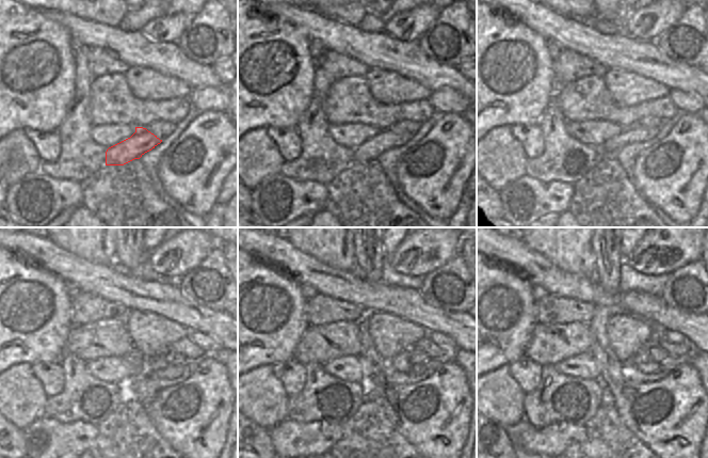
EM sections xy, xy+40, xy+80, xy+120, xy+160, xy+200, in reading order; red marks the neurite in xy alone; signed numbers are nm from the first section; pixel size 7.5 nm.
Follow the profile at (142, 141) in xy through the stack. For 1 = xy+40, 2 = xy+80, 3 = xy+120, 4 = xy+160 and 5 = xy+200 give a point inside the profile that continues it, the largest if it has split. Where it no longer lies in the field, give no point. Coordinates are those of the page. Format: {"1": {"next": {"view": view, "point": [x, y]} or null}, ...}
{"1": {"next": {"view": "xy+40", "point": [370, 149]}}, "2": {"next": {"view": "xy+80", "point": [626, 137]}}, "3": {"next": {"view": "xy+120", "point": [172, 372]}}, "4": {"next": {"view": "xy+160", "point": [432, 363]}}, "5": {"next": {"view": "xy+200", "point": [671, 363]}}}

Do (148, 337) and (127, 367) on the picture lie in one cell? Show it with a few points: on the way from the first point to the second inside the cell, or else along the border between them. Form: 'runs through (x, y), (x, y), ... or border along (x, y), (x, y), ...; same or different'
border along (135, 350), (146, 359); different

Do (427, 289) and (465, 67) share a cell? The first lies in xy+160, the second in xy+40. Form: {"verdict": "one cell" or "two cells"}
{"verdict": "two cells"}

